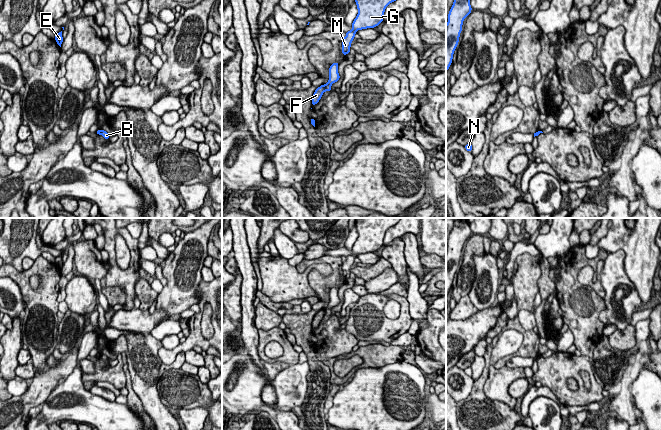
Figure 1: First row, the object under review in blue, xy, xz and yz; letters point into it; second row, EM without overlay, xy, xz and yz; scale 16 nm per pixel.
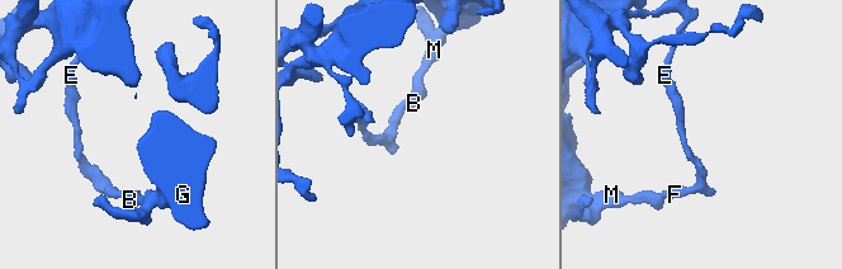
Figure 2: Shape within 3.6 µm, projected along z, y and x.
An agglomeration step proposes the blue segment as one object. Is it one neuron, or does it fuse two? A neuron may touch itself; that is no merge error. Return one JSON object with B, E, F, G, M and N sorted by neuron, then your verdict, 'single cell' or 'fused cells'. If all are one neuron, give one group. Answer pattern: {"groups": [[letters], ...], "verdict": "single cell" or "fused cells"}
{"groups": [["B", "G", "M", "N"], ["E", "F"]], "verdict": "fused cells"}

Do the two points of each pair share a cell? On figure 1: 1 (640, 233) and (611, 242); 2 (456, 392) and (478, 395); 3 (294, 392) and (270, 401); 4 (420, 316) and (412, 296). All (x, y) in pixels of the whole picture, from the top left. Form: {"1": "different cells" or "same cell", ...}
{"1": "same cell", "2": "different cells", "3": "different cells", "4": "same cell"}

